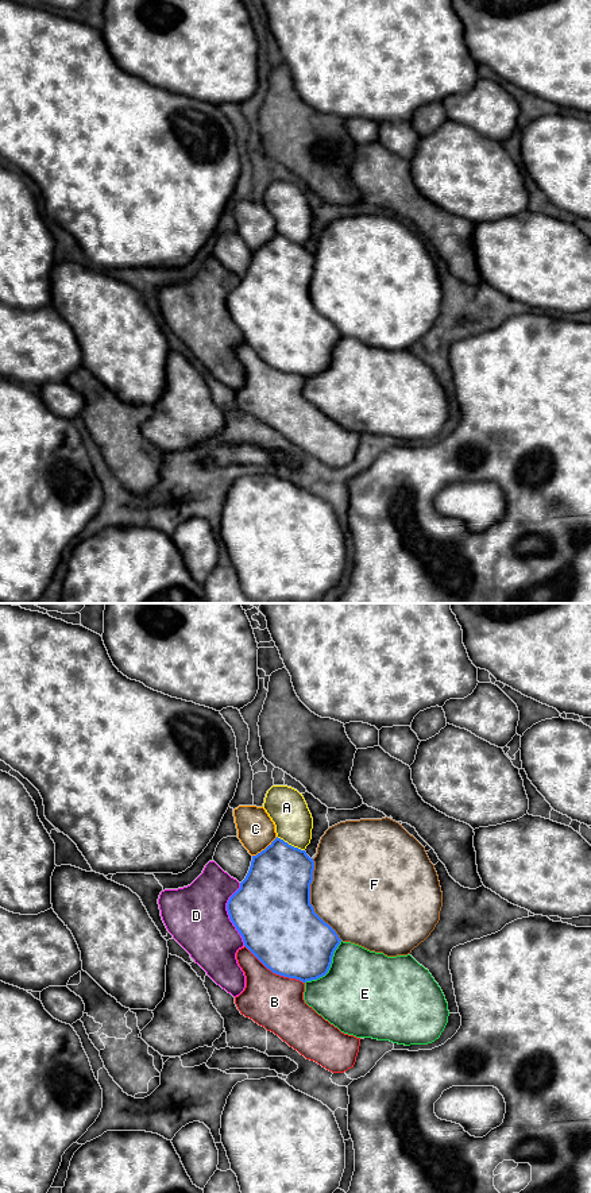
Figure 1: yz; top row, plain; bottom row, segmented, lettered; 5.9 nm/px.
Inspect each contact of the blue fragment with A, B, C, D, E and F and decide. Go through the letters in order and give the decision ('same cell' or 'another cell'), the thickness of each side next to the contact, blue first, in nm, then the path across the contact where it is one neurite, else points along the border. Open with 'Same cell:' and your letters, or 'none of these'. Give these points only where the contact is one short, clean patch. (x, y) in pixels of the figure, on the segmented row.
Same cell: none of these
A: another cell; 380 nm thick on the blue side, 240 nm on the other
B: another cell; 440 nm thick on the blue side, 320 nm on the other
C: another cell; 400 nm thick on the blue side, 220 nm on the other
D: another cell; 460 nm thick on the blue side, 360 nm on the other
E: another cell; 420 nm thick on the blue side, 480 nm on the other
F: another cell; 480 nm thick on the blue side, 460 nm on the other

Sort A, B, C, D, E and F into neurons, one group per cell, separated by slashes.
A C / B / D / E / F

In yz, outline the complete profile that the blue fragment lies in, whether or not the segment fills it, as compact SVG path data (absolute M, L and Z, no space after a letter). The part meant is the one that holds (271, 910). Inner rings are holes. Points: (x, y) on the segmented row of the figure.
M277 837L264 850L252 856L246 879L227 903L229 919L242 935L244 946L273 973L302 982L328 973L333 953L341 942L336 931L314 912L310 904L313 870L314 861L305 850Z

